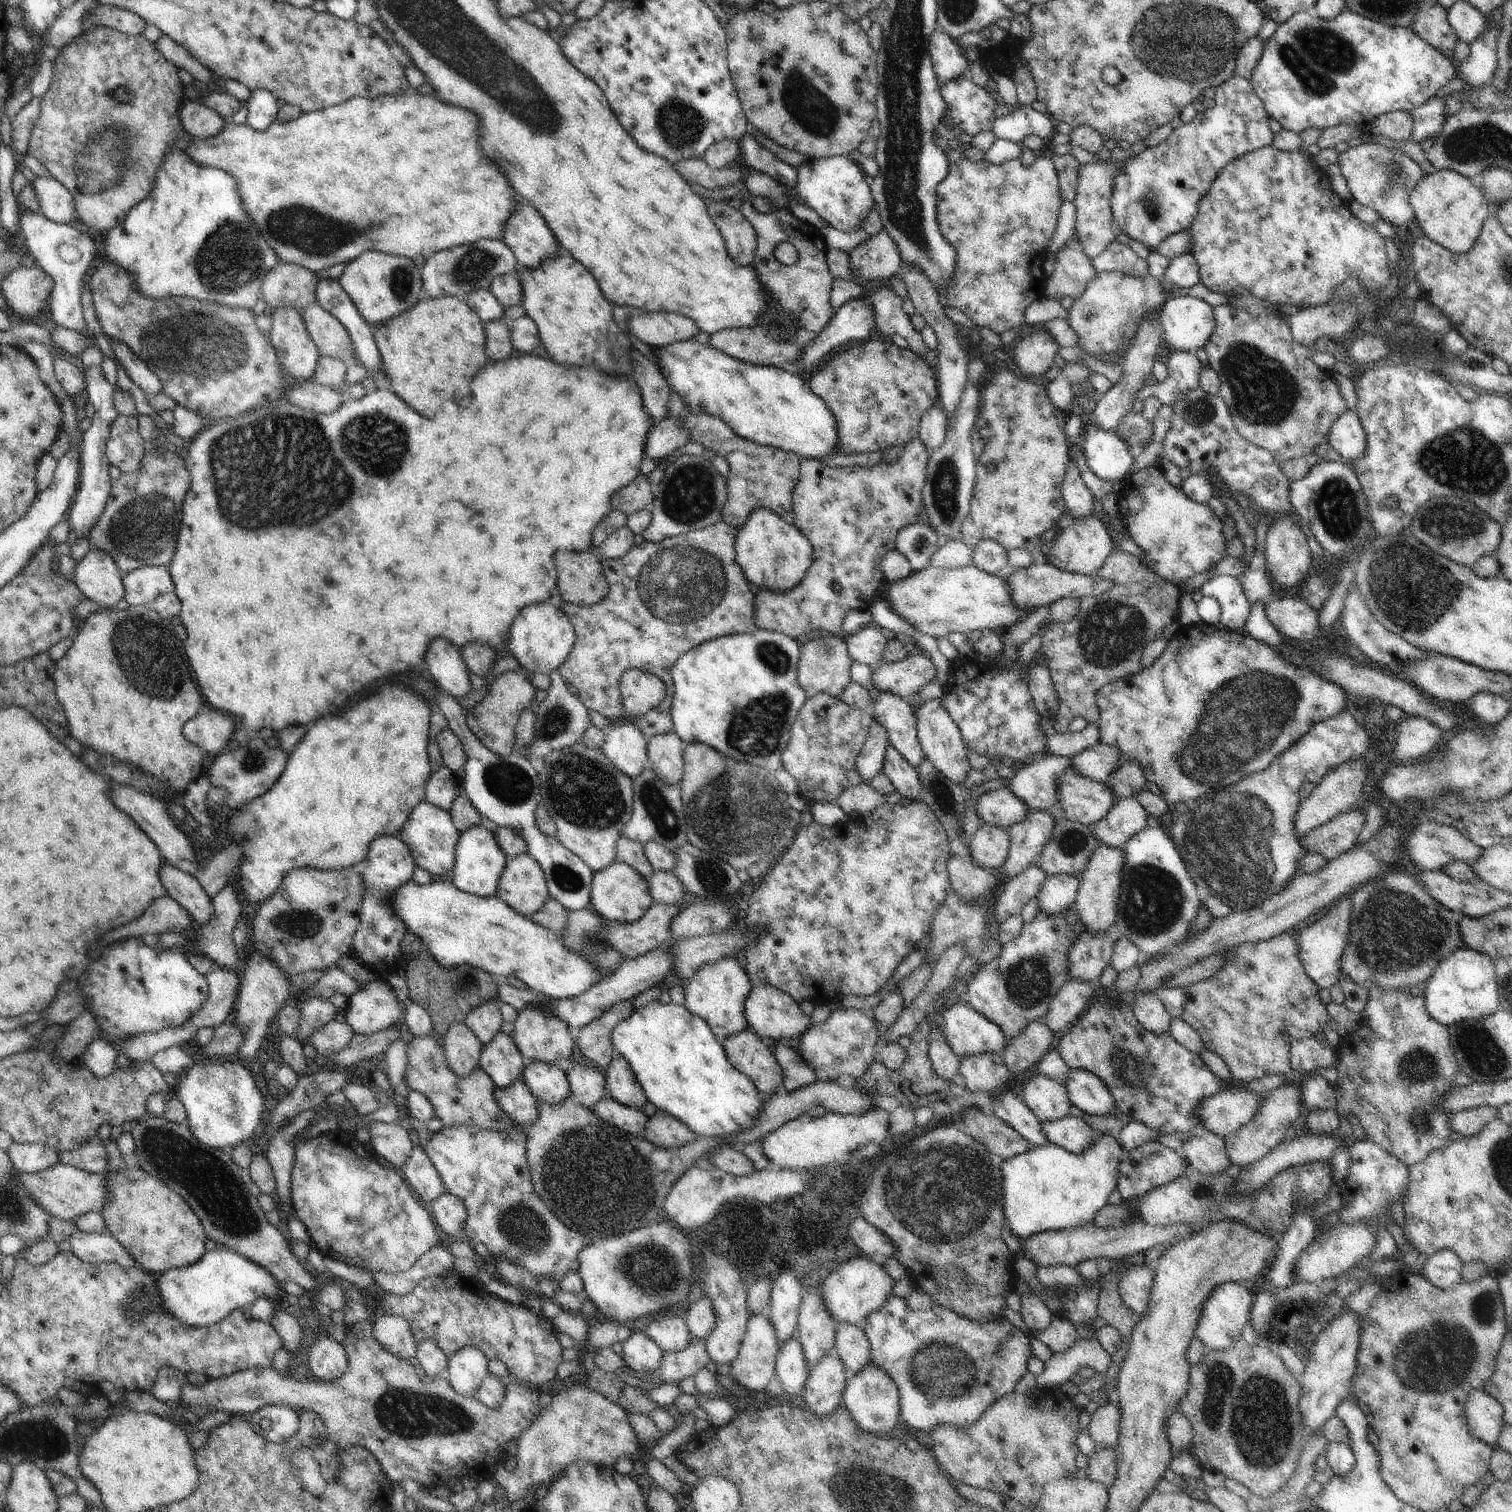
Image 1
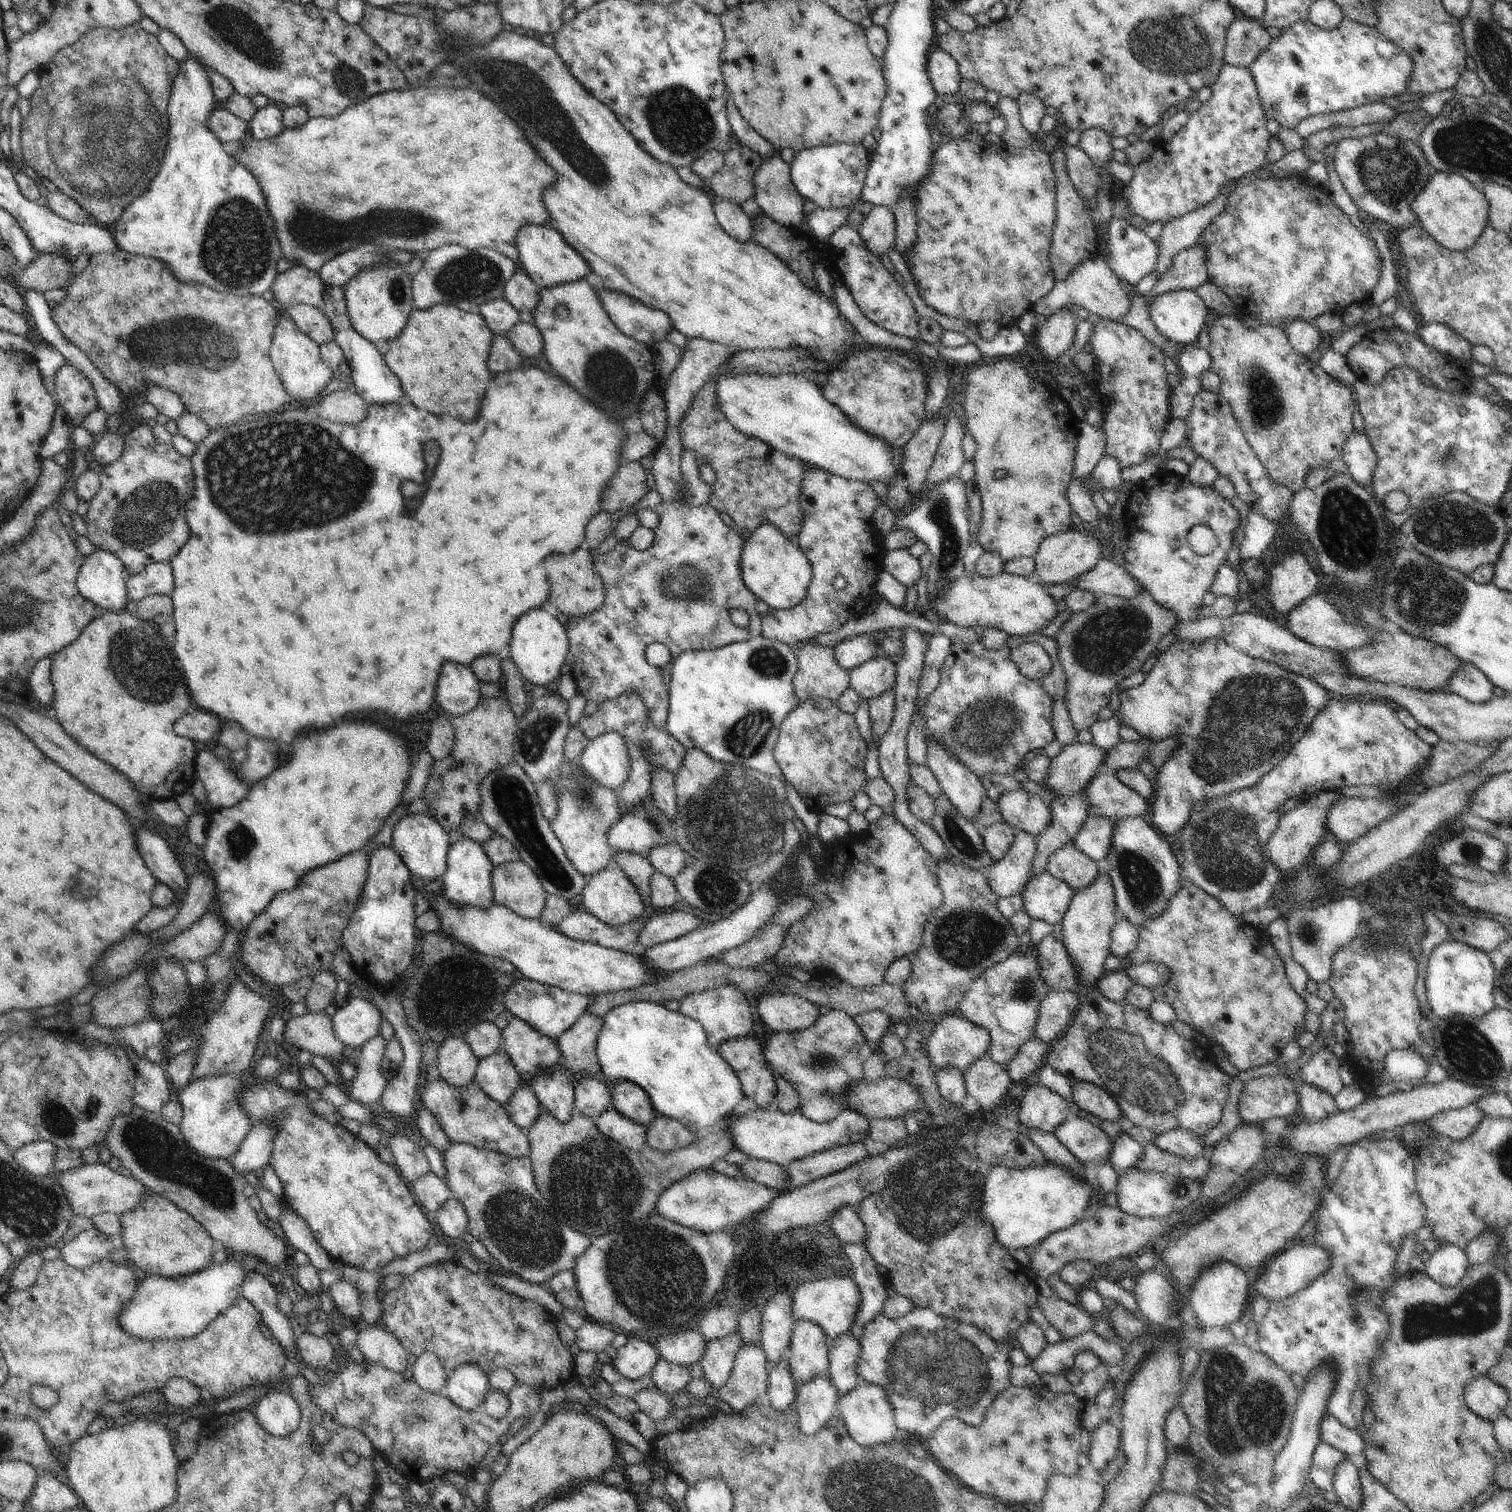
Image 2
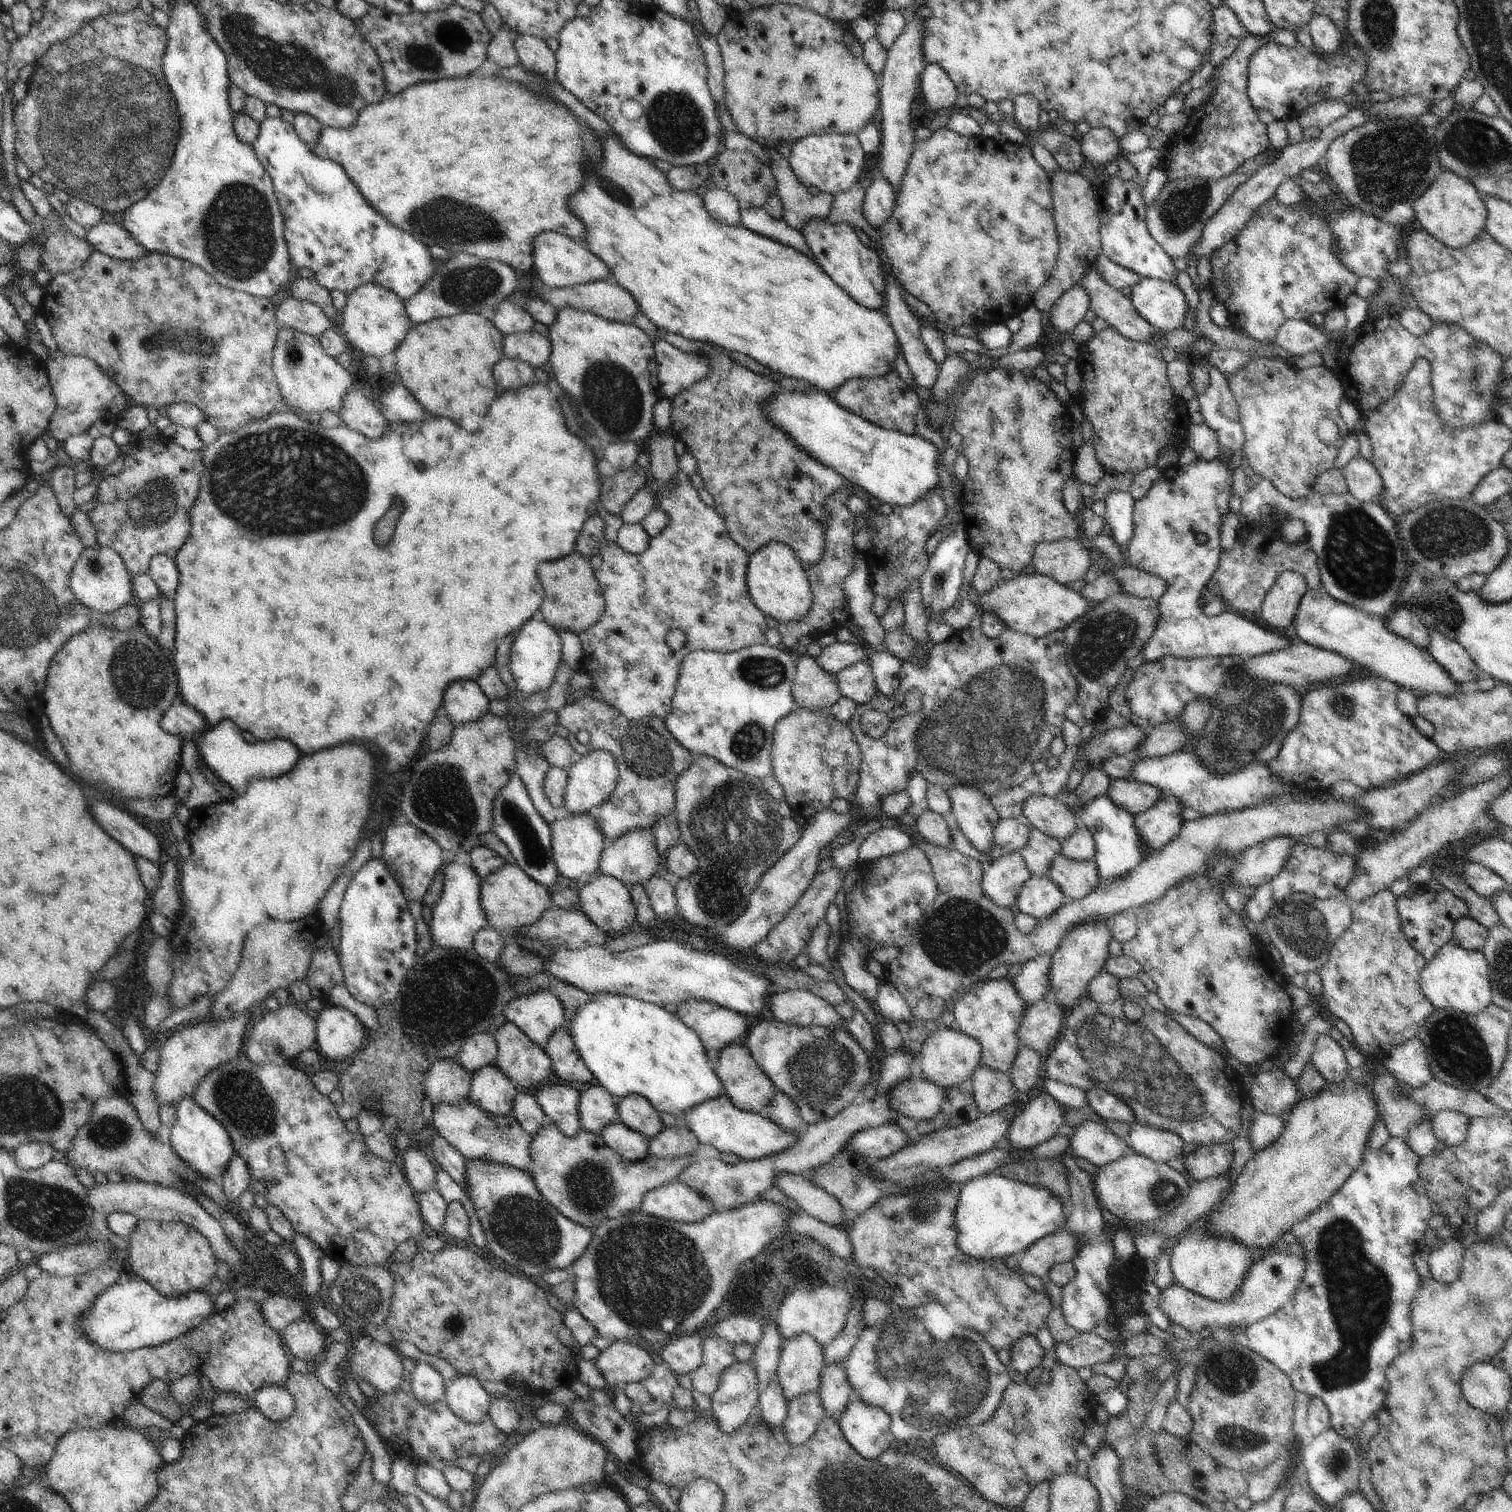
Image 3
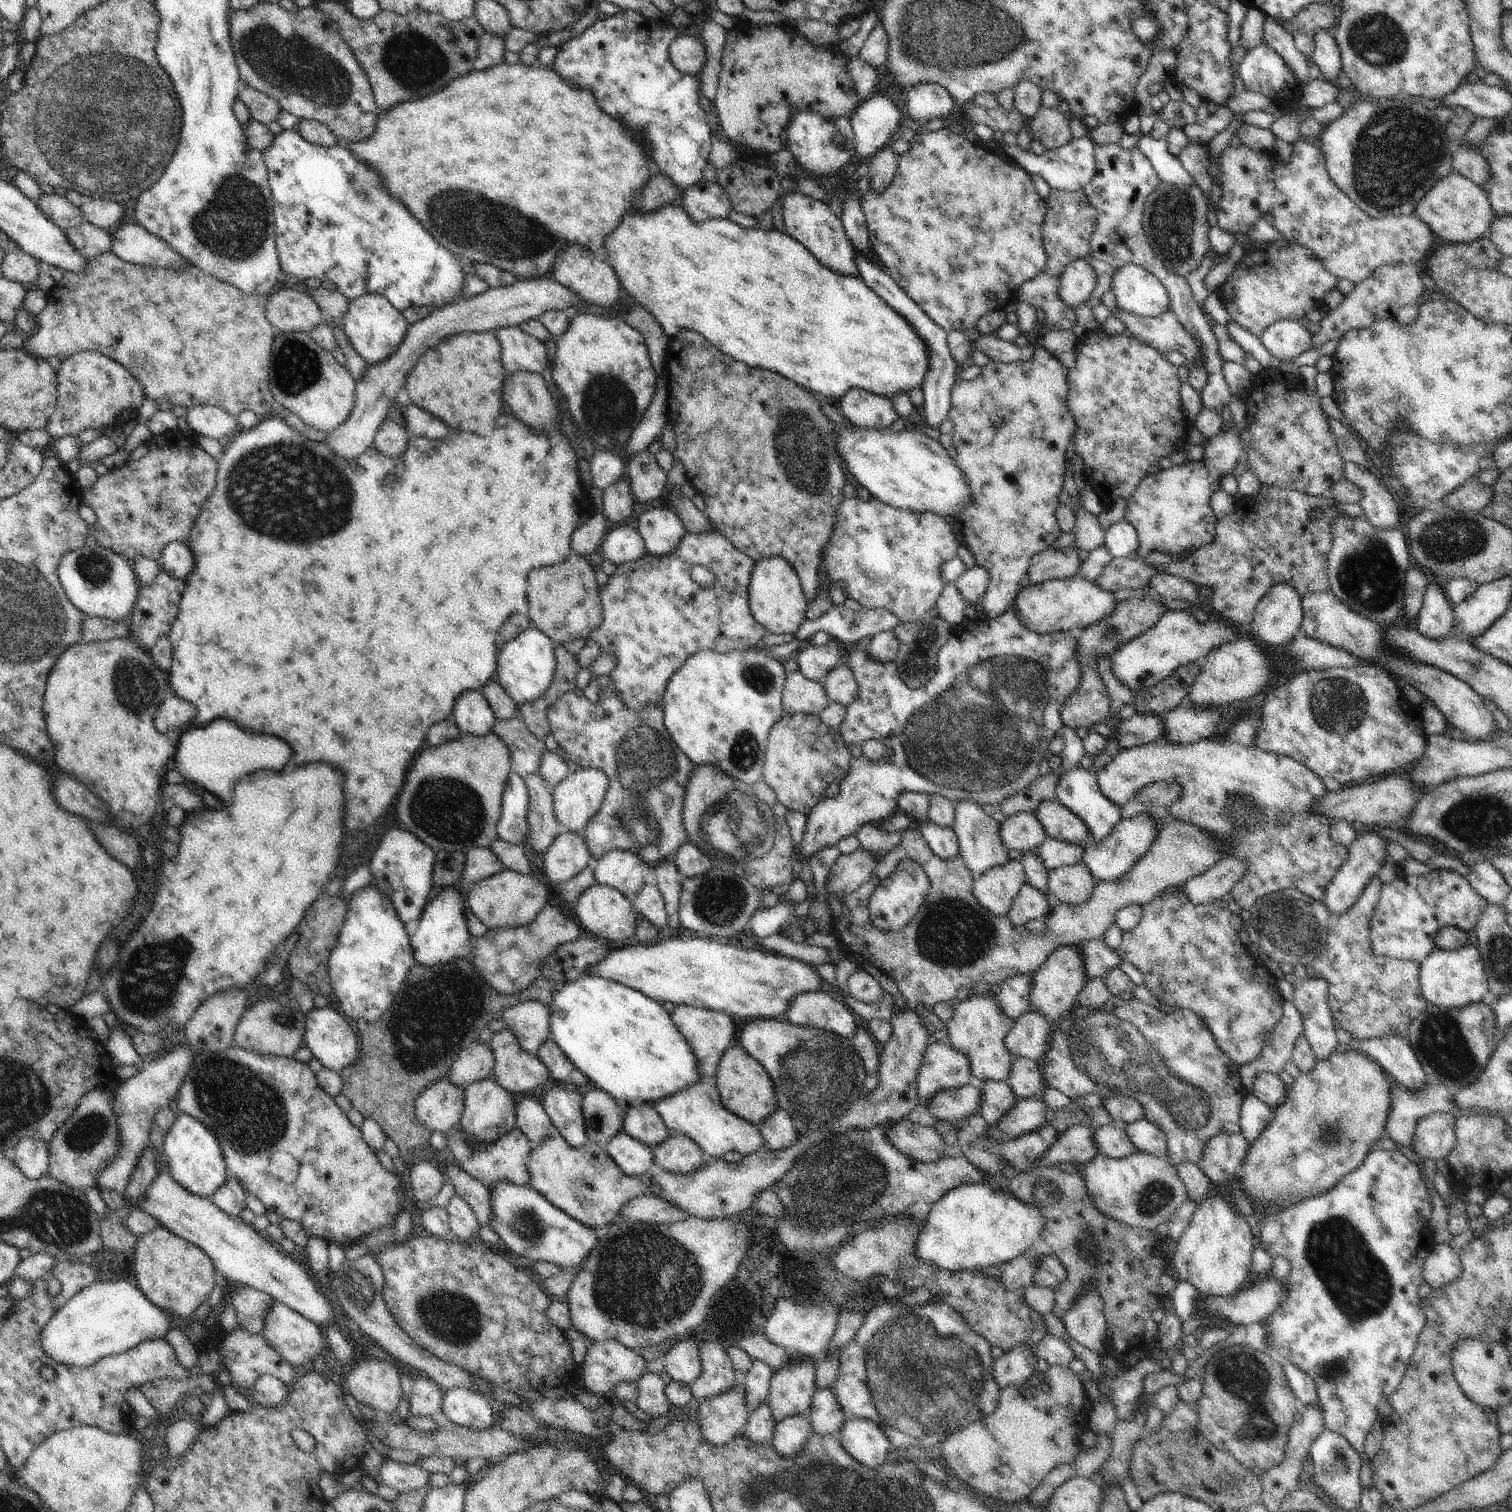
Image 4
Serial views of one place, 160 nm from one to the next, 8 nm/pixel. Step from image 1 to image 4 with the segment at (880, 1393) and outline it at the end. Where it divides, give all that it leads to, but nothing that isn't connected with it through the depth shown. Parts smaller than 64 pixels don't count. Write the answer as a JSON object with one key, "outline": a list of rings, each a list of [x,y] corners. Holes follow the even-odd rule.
{"outline":[[[870,1419],[846,1420],[837,1437],[849,1455],[870,1468],[880,1466],[894,1455],[894,1446],[887,1434]]]}

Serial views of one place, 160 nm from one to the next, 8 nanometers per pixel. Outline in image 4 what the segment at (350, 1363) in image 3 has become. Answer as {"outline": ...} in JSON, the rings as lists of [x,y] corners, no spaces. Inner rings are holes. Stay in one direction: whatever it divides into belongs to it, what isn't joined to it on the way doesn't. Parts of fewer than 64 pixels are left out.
{"outline":[[[366,1358],[351,1364],[343,1383],[357,1402],[369,1404],[381,1416],[394,1413],[402,1396],[401,1374],[388,1360]]]}

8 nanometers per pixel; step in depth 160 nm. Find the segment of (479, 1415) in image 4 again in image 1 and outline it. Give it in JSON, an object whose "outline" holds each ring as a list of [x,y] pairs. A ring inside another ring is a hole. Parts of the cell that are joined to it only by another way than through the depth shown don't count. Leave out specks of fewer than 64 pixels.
{"outline":[[[474,1345],[462,1347],[449,1358],[449,1383],[457,1393],[472,1397],[488,1371],[489,1358]]]}

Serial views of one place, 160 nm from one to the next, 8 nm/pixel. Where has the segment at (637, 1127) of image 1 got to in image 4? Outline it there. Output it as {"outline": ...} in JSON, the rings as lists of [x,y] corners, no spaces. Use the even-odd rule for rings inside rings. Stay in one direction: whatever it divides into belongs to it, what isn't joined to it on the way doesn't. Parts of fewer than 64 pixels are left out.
{"outline":[[[624,1130],[616,1133],[604,1149],[628,1176],[640,1176],[656,1169],[654,1148],[626,1134]]]}

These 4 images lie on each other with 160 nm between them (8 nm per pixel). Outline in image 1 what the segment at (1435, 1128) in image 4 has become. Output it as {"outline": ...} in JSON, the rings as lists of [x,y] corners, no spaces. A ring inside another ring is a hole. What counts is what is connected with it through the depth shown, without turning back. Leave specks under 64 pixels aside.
{"outline":[[[1481,1106],[1464,1109],[1451,1116],[1453,1131],[1459,1132],[1465,1138],[1476,1136],[1483,1131],[1488,1123],[1498,1119],[1498,1107]]]}

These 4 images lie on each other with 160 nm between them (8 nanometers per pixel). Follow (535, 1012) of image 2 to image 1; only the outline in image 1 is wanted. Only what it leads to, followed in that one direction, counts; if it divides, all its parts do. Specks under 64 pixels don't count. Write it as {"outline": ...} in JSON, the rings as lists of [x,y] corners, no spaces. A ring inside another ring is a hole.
{"outline":[[[672,940],[664,942],[664,944],[656,947],[653,951],[639,956],[635,959],[626,959],[621,967],[607,979],[592,985],[588,990],[585,990],[577,997],[569,999],[550,999],[534,990],[517,989],[510,983],[498,986],[498,999],[503,1003],[510,1004],[518,1012],[524,1010],[526,1007],[540,1007],[550,1011],[553,1015],[559,1016],[565,1020],[573,1031],[581,1029],[586,1026],[590,1021],[602,1016],[602,1013],[614,1004],[625,1001],[626,999],[633,999],[651,986],[658,985],[661,980],[663,981],[670,970],[673,969],[673,955],[671,954]]]}

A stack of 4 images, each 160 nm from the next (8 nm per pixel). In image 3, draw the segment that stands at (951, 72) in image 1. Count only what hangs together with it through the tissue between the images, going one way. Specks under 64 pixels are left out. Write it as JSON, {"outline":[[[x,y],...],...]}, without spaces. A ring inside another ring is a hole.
{"outline":[[[930,63],[921,74],[919,94],[924,96],[928,110],[944,110],[955,104],[958,91],[942,66]]]}

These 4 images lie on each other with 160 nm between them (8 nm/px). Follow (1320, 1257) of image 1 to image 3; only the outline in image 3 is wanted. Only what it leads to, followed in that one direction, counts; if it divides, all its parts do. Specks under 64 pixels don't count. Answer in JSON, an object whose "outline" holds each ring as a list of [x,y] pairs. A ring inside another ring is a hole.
{"outline":[[[1268,1251],[1266,1255],[1254,1263],[1248,1271],[1240,1290],[1224,1302],[1213,1301],[1186,1290],[1178,1283],[1160,1289],[1158,1306],[1168,1318],[1170,1324],[1178,1324],[1188,1332],[1197,1333],[1205,1328],[1245,1327],[1262,1320],[1266,1315],[1276,1312],[1290,1297],[1293,1297],[1301,1285],[1306,1272],[1307,1260],[1295,1254]]]}

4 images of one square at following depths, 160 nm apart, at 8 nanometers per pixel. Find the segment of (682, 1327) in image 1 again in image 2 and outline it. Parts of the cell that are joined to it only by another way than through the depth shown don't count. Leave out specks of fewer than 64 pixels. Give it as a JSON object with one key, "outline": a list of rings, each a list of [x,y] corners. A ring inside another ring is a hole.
{"outline":[[[698,1328],[663,1334],[652,1341],[662,1359],[679,1365],[700,1362],[705,1353],[706,1340]]]}

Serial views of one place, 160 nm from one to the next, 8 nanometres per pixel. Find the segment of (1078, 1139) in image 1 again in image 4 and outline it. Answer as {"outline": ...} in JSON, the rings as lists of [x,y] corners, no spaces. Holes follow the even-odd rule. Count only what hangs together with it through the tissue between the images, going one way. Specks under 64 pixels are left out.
{"outline":[[[1116,1124],[1099,1127],[1093,1132],[1093,1141],[1097,1155],[1111,1159],[1121,1159],[1130,1156],[1137,1148],[1128,1138],[1124,1128]]]}

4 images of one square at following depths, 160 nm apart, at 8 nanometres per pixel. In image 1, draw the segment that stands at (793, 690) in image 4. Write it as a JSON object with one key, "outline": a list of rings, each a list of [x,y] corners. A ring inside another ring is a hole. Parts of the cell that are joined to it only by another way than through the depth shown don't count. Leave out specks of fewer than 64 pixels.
{"outline":[[[832,635],[821,639],[803,641],[797,668],[797,679],[800,686],[805,690],[806,698],[812,698],[821,692],[830,693],[836,698],[840,697],[848,683],[852,681],[850,678],[852,662],[843,636]]]}

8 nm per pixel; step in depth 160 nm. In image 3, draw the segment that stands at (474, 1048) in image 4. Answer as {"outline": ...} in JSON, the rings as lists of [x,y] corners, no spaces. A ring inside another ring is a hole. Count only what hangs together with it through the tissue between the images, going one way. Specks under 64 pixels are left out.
{"outline":[[[485,1031],[467,1037],[456,1058],[463,1069],[473,1075],[482,1067],[496,1064],[497,1056],[497,1040]]]}

